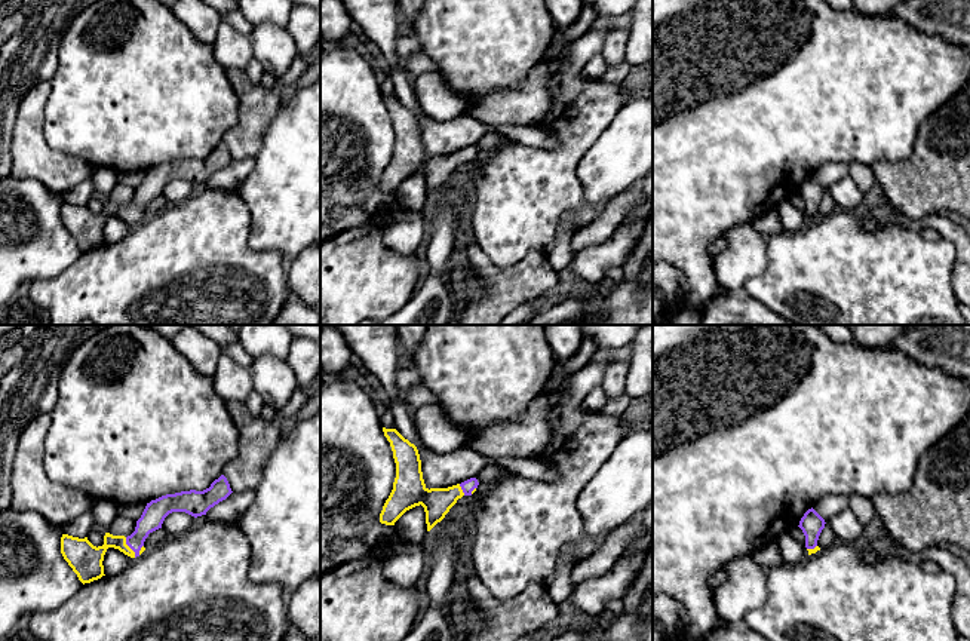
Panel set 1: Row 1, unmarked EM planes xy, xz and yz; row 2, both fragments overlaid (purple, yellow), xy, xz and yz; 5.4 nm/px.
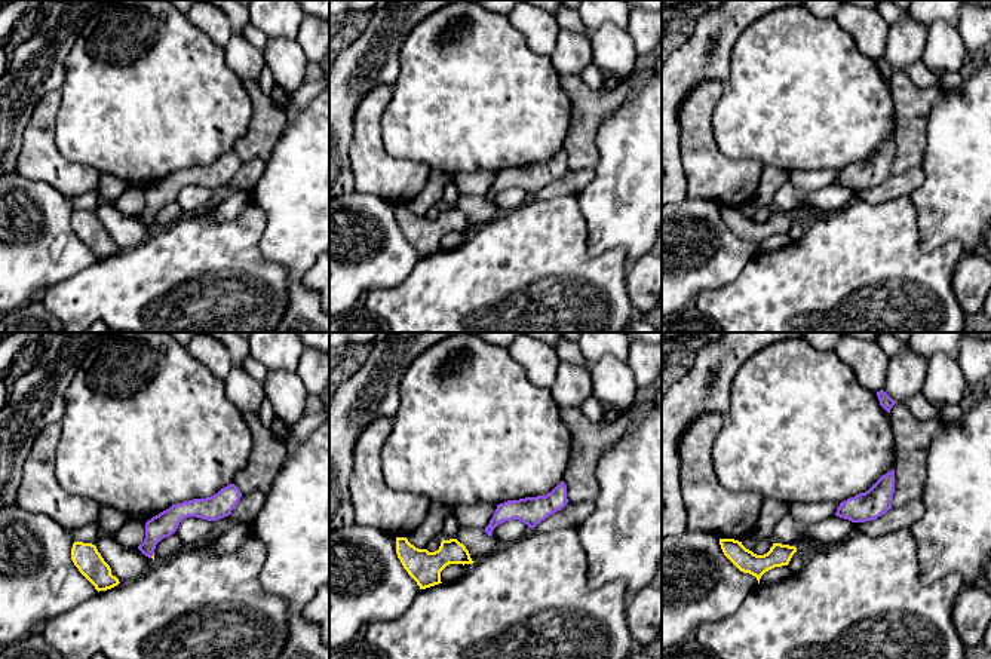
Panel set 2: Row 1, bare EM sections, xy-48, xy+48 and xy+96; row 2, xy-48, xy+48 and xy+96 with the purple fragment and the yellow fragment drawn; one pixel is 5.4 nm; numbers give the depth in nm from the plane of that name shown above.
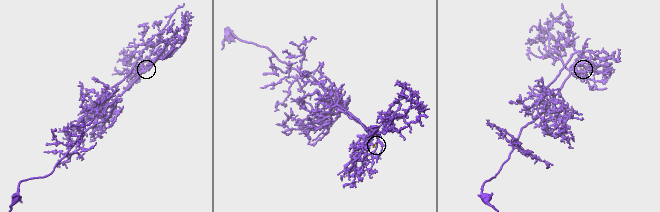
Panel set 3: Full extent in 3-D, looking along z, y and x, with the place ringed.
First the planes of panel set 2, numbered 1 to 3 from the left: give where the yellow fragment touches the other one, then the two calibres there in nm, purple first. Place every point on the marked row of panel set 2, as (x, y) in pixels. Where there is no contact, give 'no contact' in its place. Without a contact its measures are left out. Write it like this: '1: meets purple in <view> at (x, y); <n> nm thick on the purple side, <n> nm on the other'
1: meets purple in xy-48 at (152, 555); 130 nm thick on the purple side, 20 nm on the other
2: no contact
3: no contact

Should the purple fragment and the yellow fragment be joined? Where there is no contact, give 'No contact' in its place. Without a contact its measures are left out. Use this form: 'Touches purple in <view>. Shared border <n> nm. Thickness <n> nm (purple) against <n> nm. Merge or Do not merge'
Touches purple in xy. Shared border 130 nm. Thickness 120 nm (purple) against 180 nm. Merge

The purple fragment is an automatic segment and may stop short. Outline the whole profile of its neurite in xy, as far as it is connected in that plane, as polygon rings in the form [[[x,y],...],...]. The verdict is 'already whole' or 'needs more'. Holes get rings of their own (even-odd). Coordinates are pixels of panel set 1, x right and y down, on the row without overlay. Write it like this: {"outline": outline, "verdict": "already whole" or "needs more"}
{"outline": [[[221,142],[203,159],[190,157],[162,163],[147,171],[131,203],[125,205],[105,200],[104,212],[96,215],[88,205],[79,206],[62,202],[61,221],[79,248],[83,252],[90,251],[105,243],[102,229],[108,215],[119,217],[125,223],[136,226],[145,218],[144,209],[148,202],[162,196],[169,181],[185,180],[197,185],[206,183],[211,175],[225,168],[231,160],[227,145]]], "verdict": "needs more"}

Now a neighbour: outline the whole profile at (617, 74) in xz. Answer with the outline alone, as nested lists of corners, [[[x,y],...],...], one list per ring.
[[[621,62],[616,67],[608,67],[598,80],[611,85],[626,85],[629,71],[630,71],[630,65],[627,62]]]

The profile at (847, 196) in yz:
[[[850,175],[831,185],[829,193],[841,211],[857,211],[865,206],[865,193],[856,185]]]

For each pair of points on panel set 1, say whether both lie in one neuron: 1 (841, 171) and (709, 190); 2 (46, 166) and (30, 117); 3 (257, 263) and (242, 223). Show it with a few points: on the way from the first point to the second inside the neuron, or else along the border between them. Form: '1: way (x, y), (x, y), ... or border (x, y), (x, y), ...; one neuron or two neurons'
1: border (846, 163), (825, 162), (813, 175); two neurons
2: way (34, 155), (30, 150), (30, 129); one neuron
3: way (246, 252), (241, 247), (241, 233); one neuron

